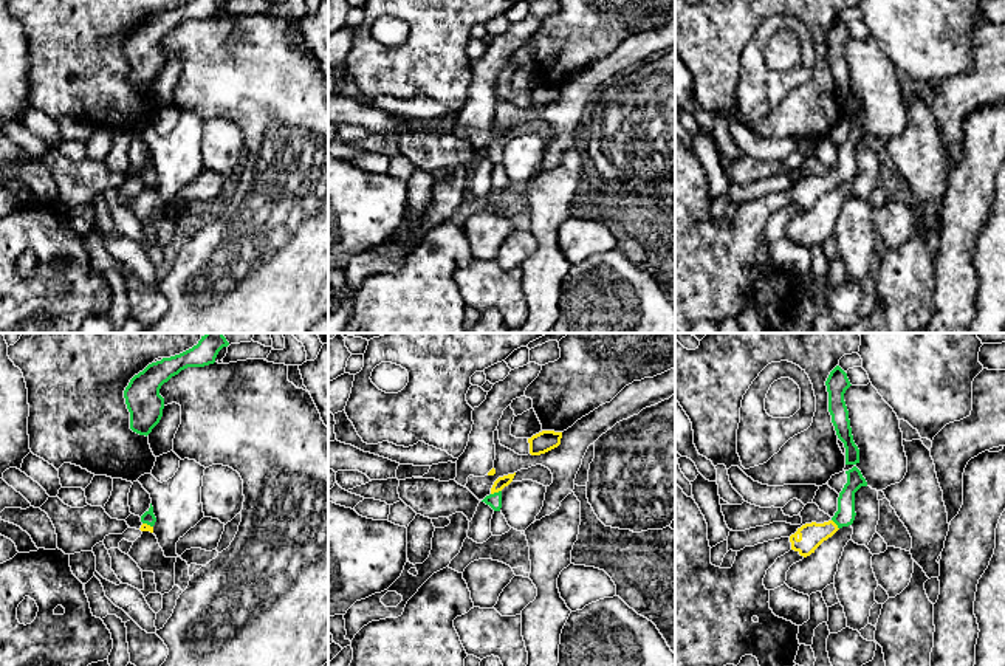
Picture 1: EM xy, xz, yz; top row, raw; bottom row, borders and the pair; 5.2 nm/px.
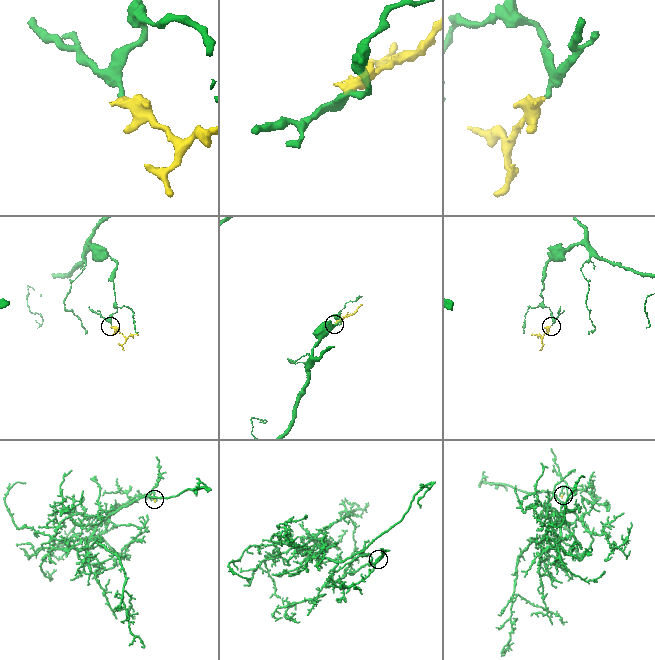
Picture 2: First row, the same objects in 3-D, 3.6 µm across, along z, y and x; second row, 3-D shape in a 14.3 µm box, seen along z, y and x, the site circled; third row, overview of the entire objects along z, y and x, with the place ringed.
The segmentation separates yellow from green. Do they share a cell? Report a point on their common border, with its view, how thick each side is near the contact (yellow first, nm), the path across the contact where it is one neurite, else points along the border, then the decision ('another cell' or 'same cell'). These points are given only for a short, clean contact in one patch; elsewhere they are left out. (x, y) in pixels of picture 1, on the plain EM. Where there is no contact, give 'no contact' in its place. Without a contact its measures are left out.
meets yellow in xz at (496, 144); 60 nm thick on the yellow side, 80 nm on the other; runs through xz (505, 133), (496, 144), (494, 154); same cell

